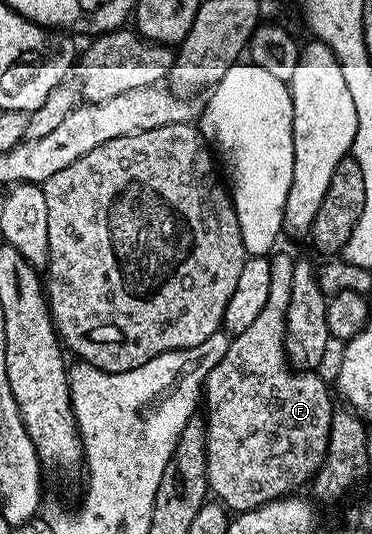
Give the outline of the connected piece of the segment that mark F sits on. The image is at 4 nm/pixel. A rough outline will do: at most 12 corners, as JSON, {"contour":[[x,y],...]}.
{"contour":[[296,261],[202,390],[211,496],[307,486],[334,402],[284,350]]}

